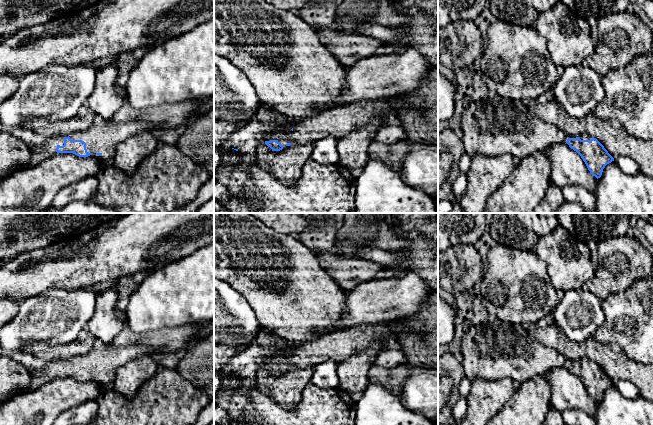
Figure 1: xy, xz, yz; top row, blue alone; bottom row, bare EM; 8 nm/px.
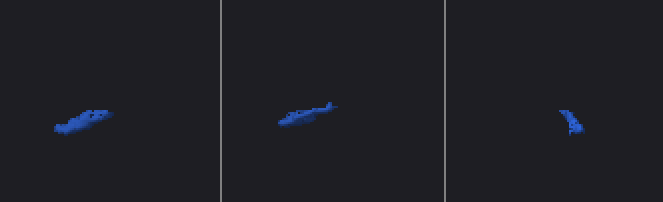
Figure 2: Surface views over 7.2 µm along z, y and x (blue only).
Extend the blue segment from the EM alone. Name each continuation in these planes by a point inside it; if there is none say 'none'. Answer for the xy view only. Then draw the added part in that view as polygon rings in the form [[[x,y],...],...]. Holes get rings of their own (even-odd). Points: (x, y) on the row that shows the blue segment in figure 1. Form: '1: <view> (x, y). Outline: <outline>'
1: xy (102, 137). Outline: [[[96,116],[92,125],[80,132],[70,135],[71,140],[86,143],[88,153],[101,153],[105,162],[113,159],[115,147],[126,139],[146,133],[158,125],[142,121],[129,121],[111,124]]]
2: xy (40, 152). Outline: [[[61,136],[49,137],[49,138],[47,138],[45,143],[31,146],[31,152],[32,152],[31,159],[22,168],[36,166],[36,165],[40,164],[41,162],[43,162],[44,160],[46,160],[47,158],[50,158],[50,157],[58,154],[56,152],[56,148],[58,145],[60,145],[60,146],[64,145],[64,137],[61,137]],[[20,168],[20,169],[22,169],[22,168]],[[18,169],[18,170],[20,170],[20,169]]]

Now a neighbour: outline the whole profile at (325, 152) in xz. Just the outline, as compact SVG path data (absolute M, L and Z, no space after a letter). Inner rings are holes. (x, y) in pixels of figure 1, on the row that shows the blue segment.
M326 136L313 142L313 152L311 159L322 165L334 165L339 162L339 154L337 151L338 139L334 136Z

